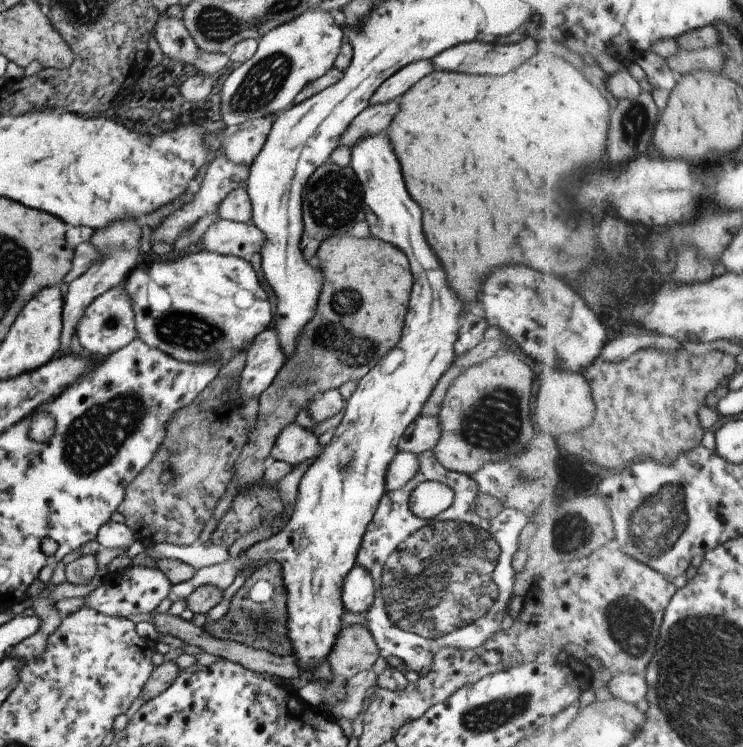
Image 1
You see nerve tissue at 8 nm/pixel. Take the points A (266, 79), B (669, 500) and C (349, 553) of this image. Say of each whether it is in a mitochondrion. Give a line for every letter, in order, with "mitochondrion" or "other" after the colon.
A: mitochondrion
B: mitochondrion
C: other

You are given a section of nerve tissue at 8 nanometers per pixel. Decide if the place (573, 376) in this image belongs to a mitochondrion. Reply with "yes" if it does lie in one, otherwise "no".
no

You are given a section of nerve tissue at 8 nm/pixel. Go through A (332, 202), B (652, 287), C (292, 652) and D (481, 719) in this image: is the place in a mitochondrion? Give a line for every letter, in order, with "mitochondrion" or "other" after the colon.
A: mitochondrion
B: other
C: other
D: mitochondrion

